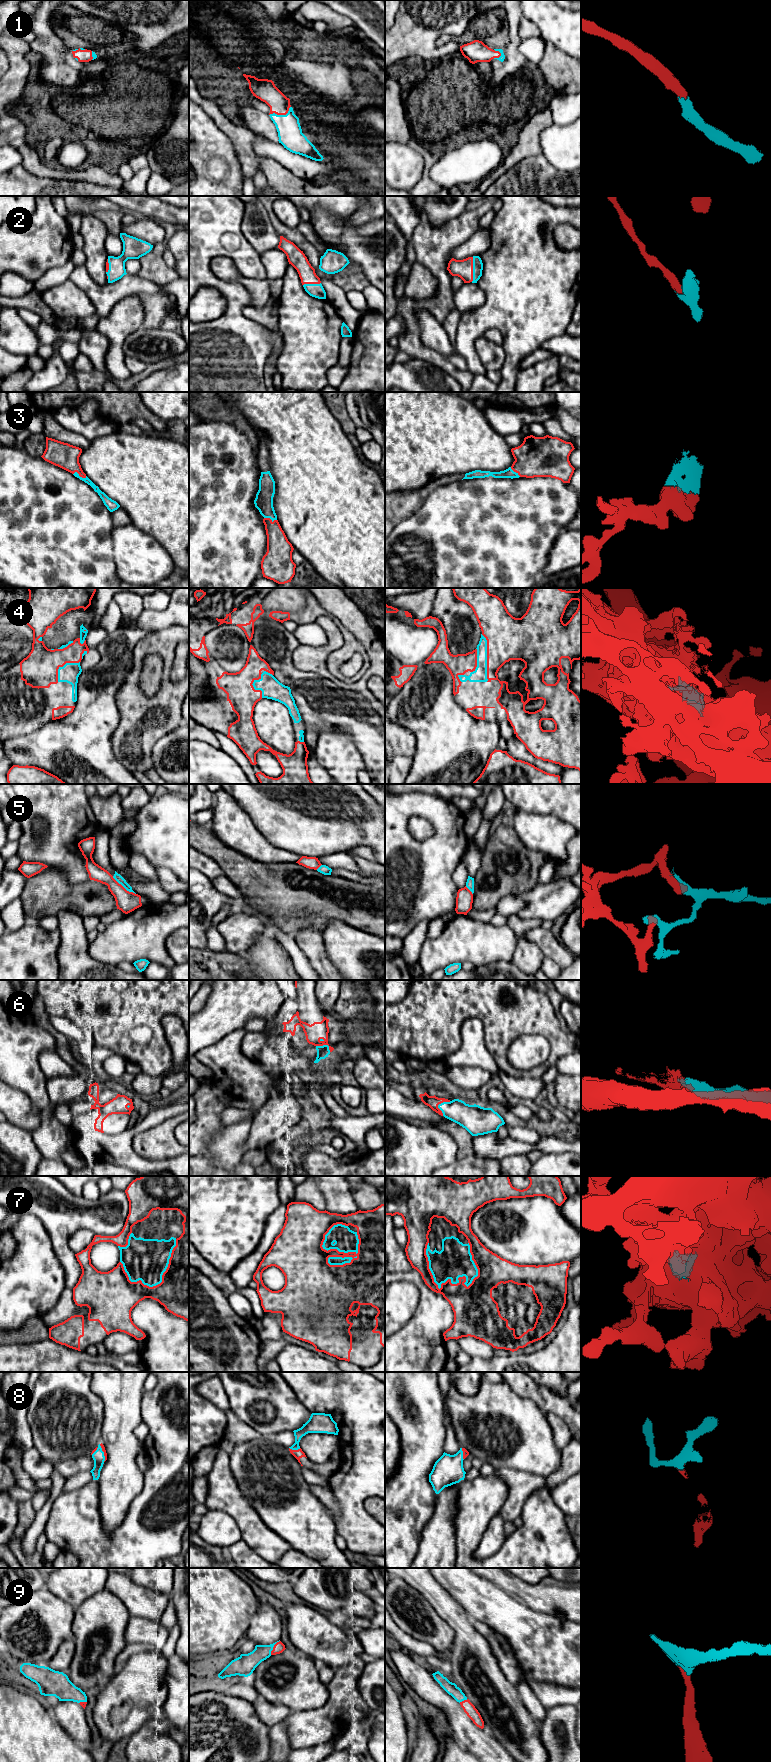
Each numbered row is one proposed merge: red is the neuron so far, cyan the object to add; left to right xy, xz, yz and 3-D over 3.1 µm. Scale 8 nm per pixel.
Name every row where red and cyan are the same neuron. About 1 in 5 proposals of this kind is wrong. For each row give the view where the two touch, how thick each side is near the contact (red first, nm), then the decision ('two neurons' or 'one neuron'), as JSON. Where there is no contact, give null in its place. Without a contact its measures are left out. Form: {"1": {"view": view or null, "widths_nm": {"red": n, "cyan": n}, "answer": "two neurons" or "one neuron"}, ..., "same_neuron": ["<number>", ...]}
{"1": {"view": "xz", "widths_nm": {"red": 170, "cyan": 190}, "answer": "one neuron"}, "2": {"view": "yz", "widths_nm": {"red": 140, "cyan": 80}, "answer": "one neuron"}, "3": {"view": "xy", "widths_nm": {"red": 200, "cyan": 60}, "answer": "one neuron"}, "4": {"view": "yz", "widths_nm": {"red": 360, "cyan": 110}, "answer": "one neuron"}, "5": {"view": "xy", "widths_nm": {"red": 170, "cyan": 60}, "answer": "two neurons"}, "6": {"view": "yz", "widths_nm": {"red": 100, "cyan": 190}, "answer": "one neuron"}, "7": {"view": "xz", "widths_nm": {"red": 300, "cyan": 190}, "answer": "one neuron"}, "8": {"view": "xz", "widths_nm": {"red": 70, "cyan": 120}, "answer": "one neuron"}, "9": {"view": "xz", "widths_nm": {"red": 90, "cyan": 150}, "answer": "one neuron"}, "same_neuron": ["1", "2", "3", "4", "6", "7", "8", "9"]}

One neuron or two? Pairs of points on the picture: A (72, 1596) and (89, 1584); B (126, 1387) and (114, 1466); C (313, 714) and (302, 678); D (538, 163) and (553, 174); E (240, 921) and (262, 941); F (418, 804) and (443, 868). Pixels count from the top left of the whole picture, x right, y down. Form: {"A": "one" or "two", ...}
{"A": "one", "B": "one", "C": "one", "D": "one", "E": "two", "F": "one"}

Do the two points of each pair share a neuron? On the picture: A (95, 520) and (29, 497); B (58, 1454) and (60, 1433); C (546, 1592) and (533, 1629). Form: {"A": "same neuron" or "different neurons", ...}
{"A": "same neuron", "B": "same neuron", "C": "different neurons"}

